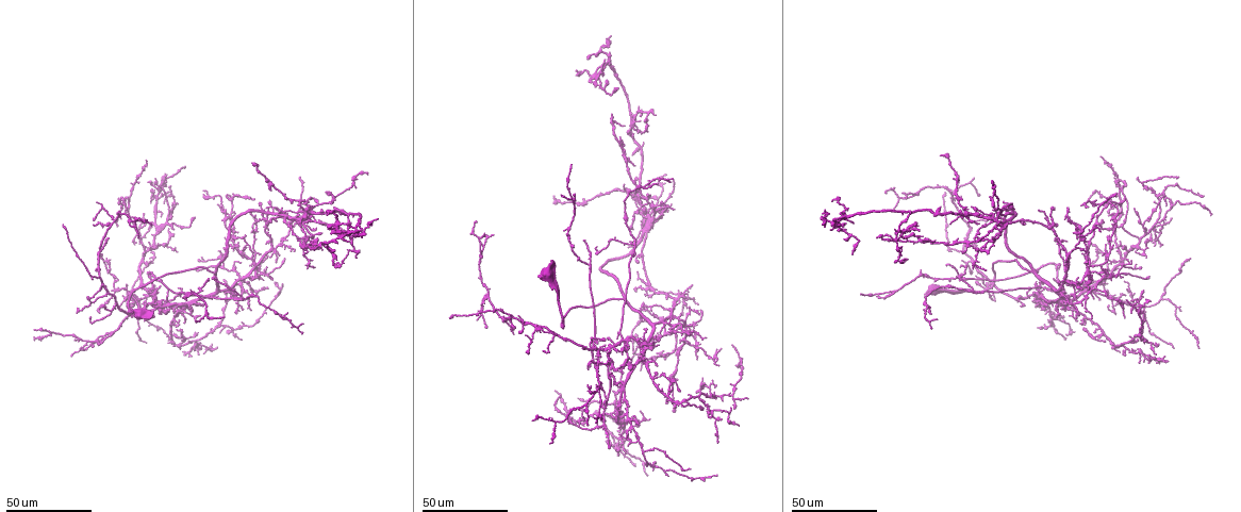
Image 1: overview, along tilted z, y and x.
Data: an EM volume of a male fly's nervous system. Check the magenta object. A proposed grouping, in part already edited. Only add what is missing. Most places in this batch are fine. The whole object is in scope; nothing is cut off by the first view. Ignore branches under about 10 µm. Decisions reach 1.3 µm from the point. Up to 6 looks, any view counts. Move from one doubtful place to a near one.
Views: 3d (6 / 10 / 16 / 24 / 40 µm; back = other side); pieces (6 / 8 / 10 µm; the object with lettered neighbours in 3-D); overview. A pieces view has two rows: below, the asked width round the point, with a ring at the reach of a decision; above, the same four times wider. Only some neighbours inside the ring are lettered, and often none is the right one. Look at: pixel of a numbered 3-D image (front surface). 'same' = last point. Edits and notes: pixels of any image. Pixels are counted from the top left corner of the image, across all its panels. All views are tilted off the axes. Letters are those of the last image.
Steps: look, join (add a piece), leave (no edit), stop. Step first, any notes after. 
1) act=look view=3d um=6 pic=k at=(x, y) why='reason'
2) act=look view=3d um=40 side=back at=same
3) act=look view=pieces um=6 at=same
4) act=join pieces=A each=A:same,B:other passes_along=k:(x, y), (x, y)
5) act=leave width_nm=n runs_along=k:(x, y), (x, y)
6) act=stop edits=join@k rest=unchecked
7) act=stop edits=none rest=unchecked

act=look view=3d um=40 pic=1 at=(1170, 219) why='branch stops here'

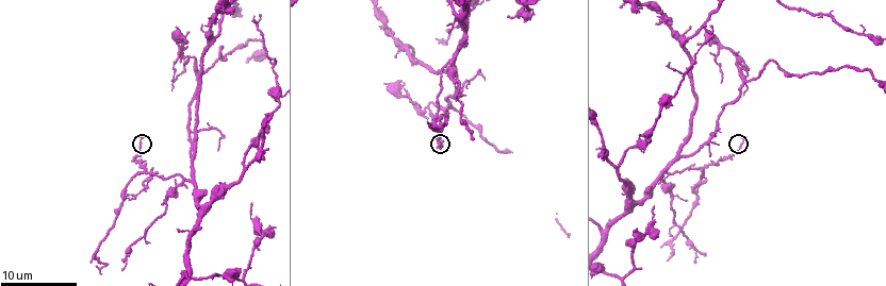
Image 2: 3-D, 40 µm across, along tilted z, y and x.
act=look view=pieces um=8 pic=2 at=(141, 137) why='what lies round it'

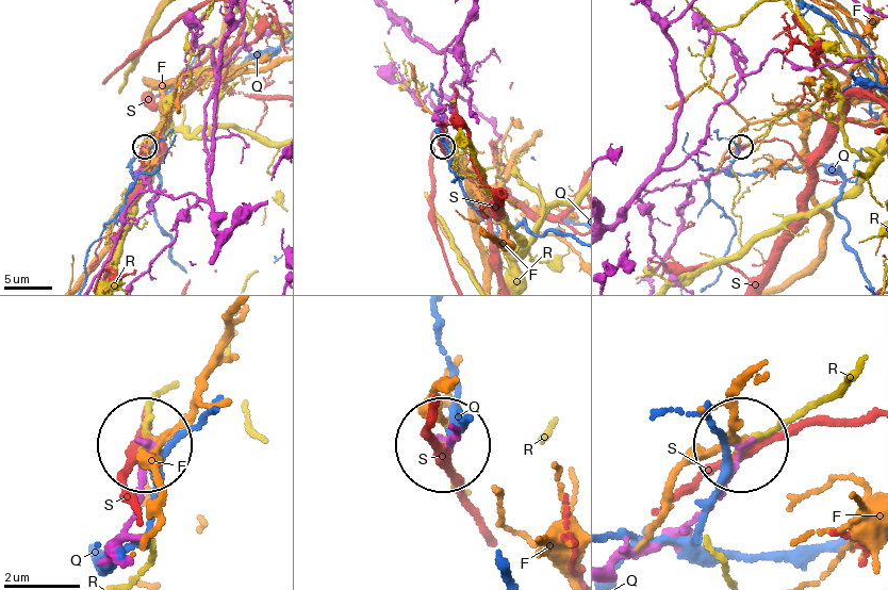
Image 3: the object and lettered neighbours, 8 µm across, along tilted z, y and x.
act=leave each=F:other,Q:other,R:other,S:other found='no lettered piece goes on from it'

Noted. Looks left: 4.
act=look view=3d um=24 pic=1 at=(283, 245) why='tapers out'

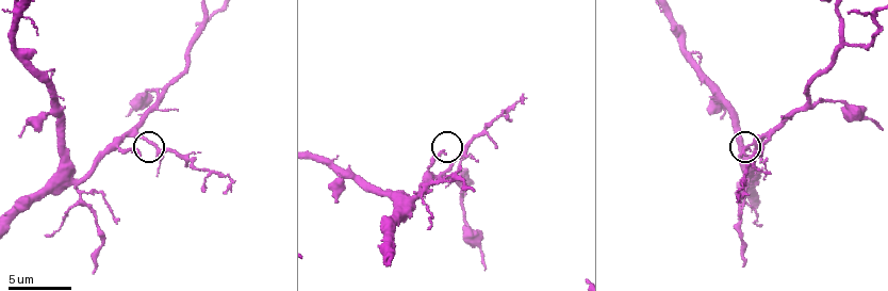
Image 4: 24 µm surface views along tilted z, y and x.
act=look view=pieces um=10 pic=4 at=(445, 151)

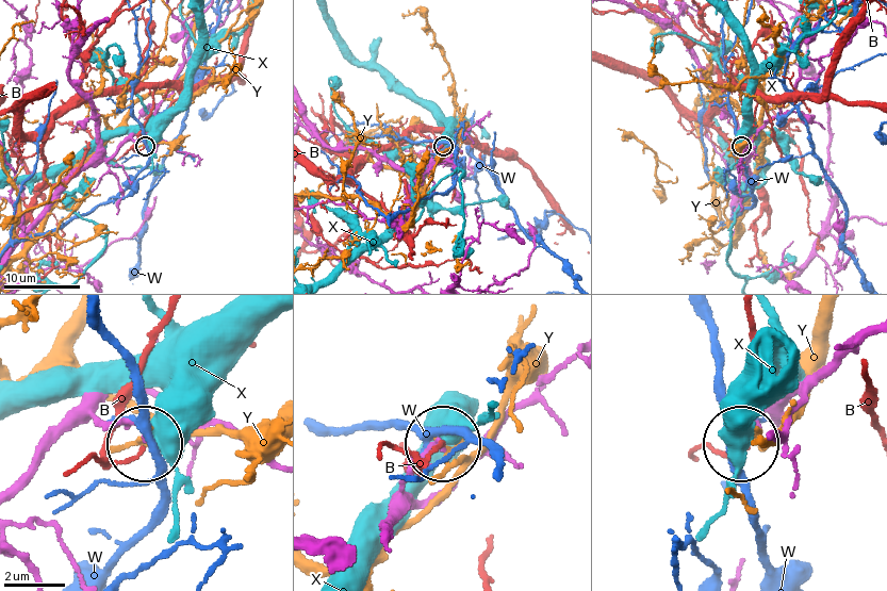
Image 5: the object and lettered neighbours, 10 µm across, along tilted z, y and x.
act=leave each=B:other,W:other,X:other,Y:other found='no lettered piece goes on from it'

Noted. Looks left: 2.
act=look view=3d um=24 pic=1 at=(1107, 214) why='an open end'

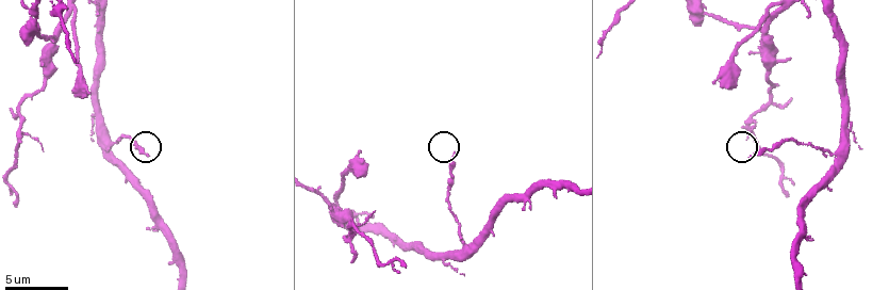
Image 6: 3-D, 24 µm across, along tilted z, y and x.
act=look view=pieces um=10 pic=6 at=(750, 157)

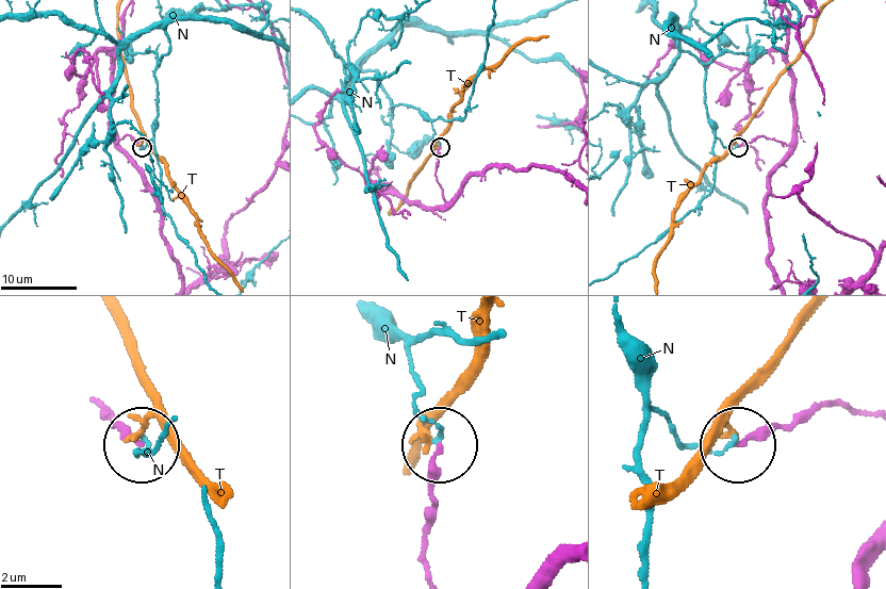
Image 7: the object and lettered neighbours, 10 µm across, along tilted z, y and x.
act=leave width_nm=160 each=N:other,T:other runs_along=7:(429, 576), (425, 530), (437, 446) found='no lettered piece goes on from it'

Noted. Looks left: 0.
act=stop edits=none rest=unchecked

